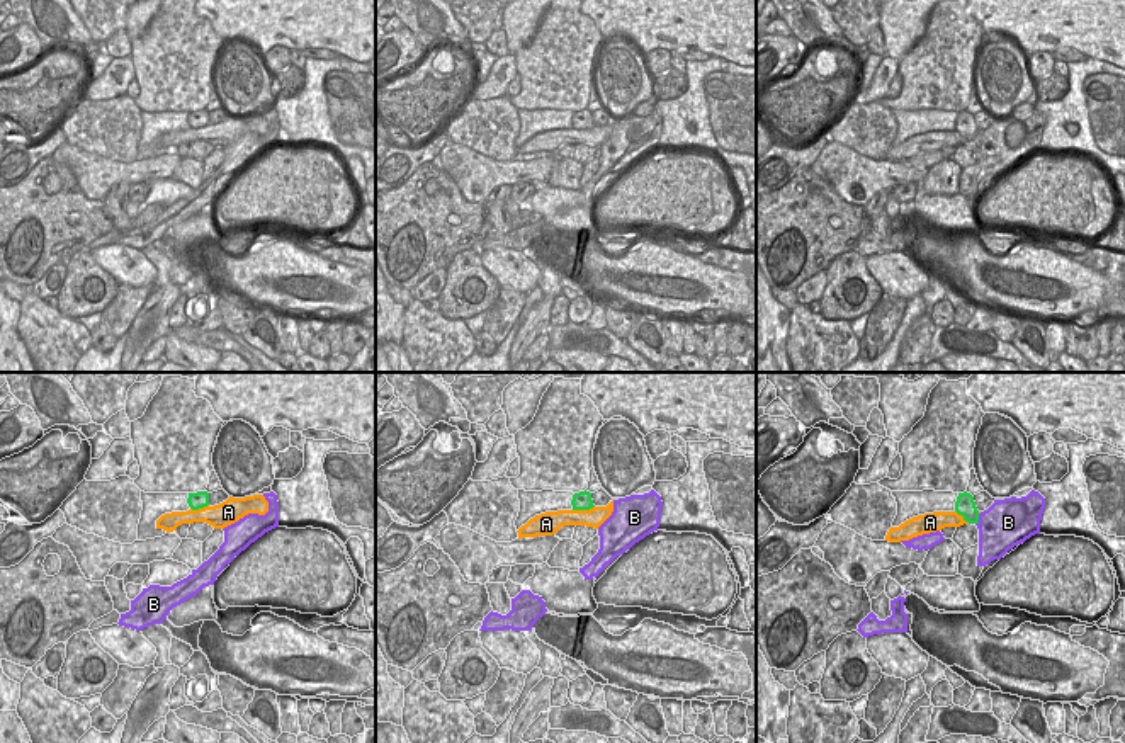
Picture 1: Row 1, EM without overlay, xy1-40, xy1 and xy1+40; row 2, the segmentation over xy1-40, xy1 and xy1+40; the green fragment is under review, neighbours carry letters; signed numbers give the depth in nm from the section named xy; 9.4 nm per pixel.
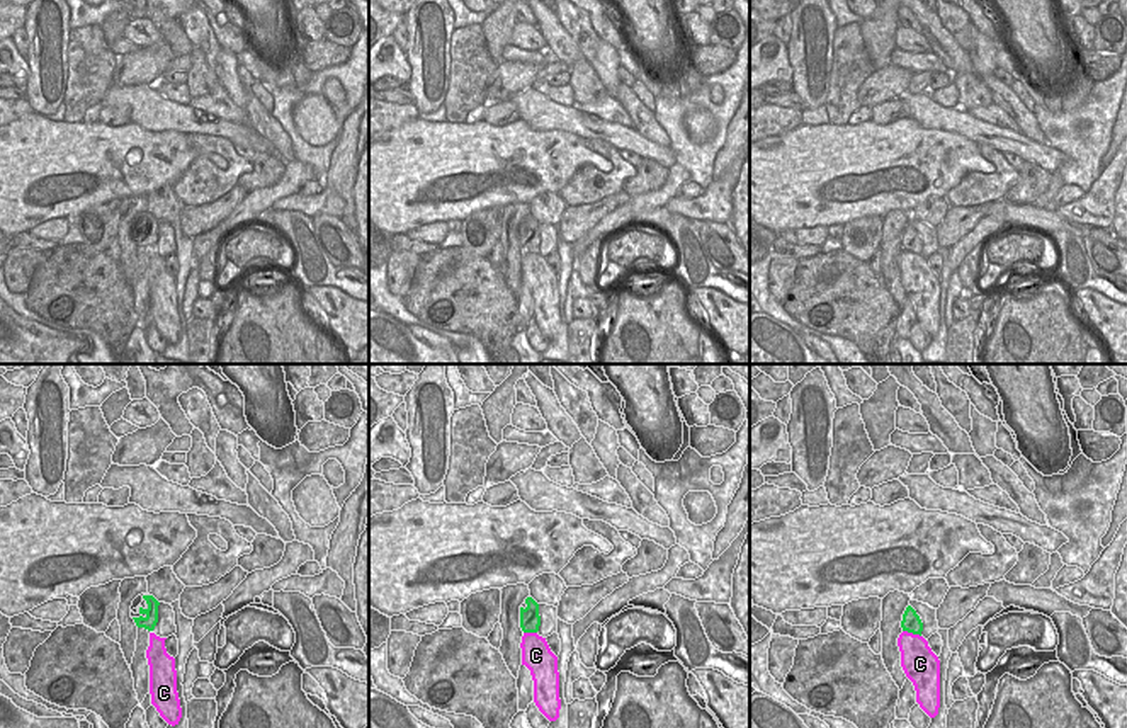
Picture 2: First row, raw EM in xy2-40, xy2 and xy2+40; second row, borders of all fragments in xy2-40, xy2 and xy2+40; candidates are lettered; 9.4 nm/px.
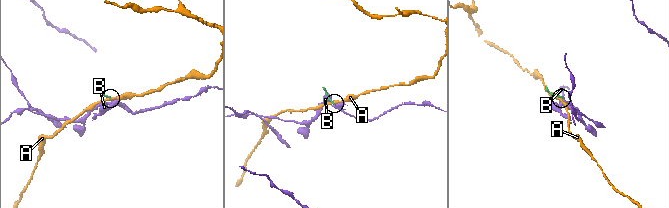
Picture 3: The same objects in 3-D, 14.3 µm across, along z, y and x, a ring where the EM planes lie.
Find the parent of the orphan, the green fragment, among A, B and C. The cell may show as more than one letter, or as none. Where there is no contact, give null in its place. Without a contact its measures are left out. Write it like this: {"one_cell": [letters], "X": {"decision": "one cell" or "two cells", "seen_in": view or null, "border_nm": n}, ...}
{"one_cell": [], "A": {"decision": "two cells", "seen_in": "xy1", "border_nm": 220}, "B": {"decision": "two cells", "seen_in": "xy1+40", "border_nm": 120}, "C": {"decision": "two cells", "seen_in": "xy2+40", "border_nm": 190}}

